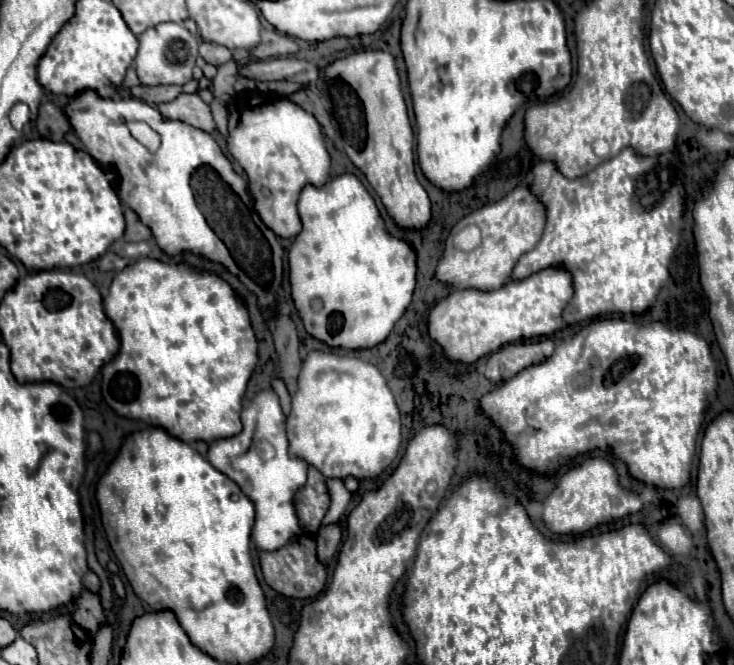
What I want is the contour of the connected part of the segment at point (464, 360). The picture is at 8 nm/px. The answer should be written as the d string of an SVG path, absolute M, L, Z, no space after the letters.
M546 268L536 272L524 280L508 282L494 292L480 292L480 290L454 290L446 300L438 302L428 314L428 334L430 338L444 350L448 360L460 364L474 364L478 358L488 356L504 348L504 344L518 344L532 338L548 338L556 330L564 328L562 310L572 298L572 276L564 268Z

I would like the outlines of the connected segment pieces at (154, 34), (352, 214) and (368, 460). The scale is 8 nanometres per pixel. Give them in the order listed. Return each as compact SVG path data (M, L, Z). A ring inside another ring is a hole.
M164 22L154 28L148 28L138 36L140 48L134 58L136 74L144 84L178 84L184 86L192 78L192 68L198 56L198 40L184 28L182 24L176 22Z
M340 174L320 188L306 184L300 192L298 214L302 220L302 232L292 242L288 260L292 298L306 330L332 348L342 346L358 350L380 344L412 300L416 284L414 248L386 232L374 198L354 174Z
M312 350L304 360L286 430L290 440L290 454L304 458L328 478L376 478L390 466L402 440L400 412L380 370L356 356L342 356L338 352L322 350Z

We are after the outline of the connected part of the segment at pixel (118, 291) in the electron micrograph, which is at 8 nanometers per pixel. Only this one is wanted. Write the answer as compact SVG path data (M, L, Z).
M140 258L114 276L110 294L104 298L104 312L120 338L118 356L102 368L104 398L116 414L160 426L184 442L214 442L242 430L242 396L258 364L258 342L246 304L226 280L186 264Z

